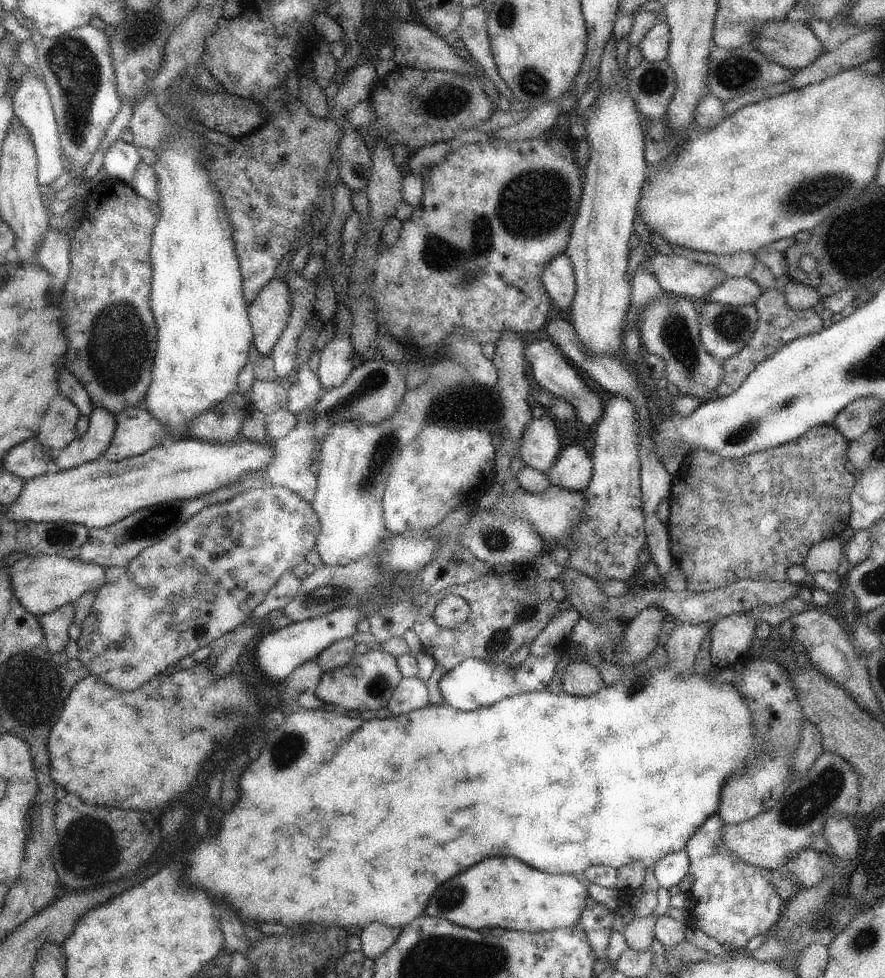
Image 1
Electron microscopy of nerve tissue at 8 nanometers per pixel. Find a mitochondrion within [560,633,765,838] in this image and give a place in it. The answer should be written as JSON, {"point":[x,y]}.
{"point":[636,687]}

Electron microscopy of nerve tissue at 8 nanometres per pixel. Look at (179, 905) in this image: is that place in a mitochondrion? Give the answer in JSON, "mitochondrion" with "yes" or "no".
{"mitochondrion":"no"}

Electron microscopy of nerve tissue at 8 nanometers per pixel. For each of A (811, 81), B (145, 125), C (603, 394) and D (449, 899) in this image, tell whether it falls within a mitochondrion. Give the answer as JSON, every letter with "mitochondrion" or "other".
{"A":"other","B":"other","C":"other","D":"mitochondrion"}

